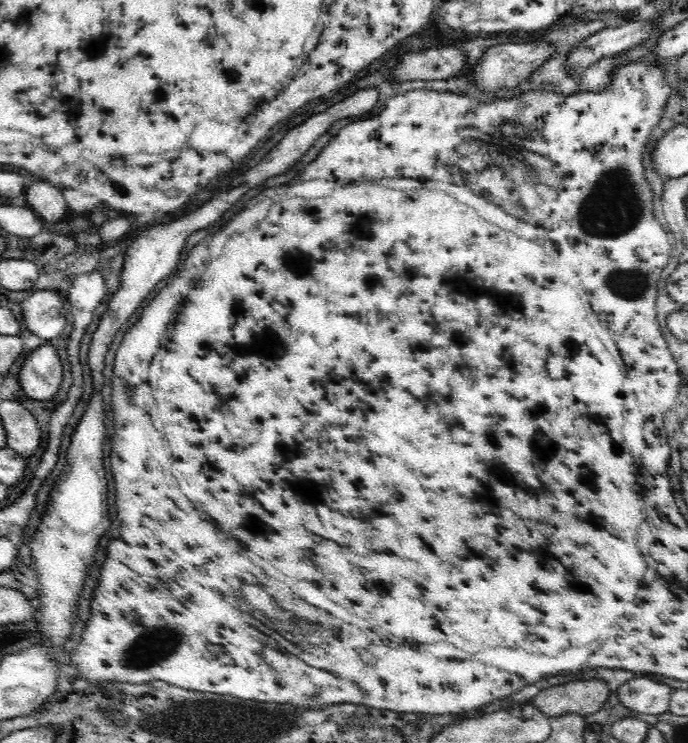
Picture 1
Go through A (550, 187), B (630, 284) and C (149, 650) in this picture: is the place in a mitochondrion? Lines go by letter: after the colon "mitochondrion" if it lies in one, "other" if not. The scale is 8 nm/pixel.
A: other
B: mitochondrion
C: mitochondrion

